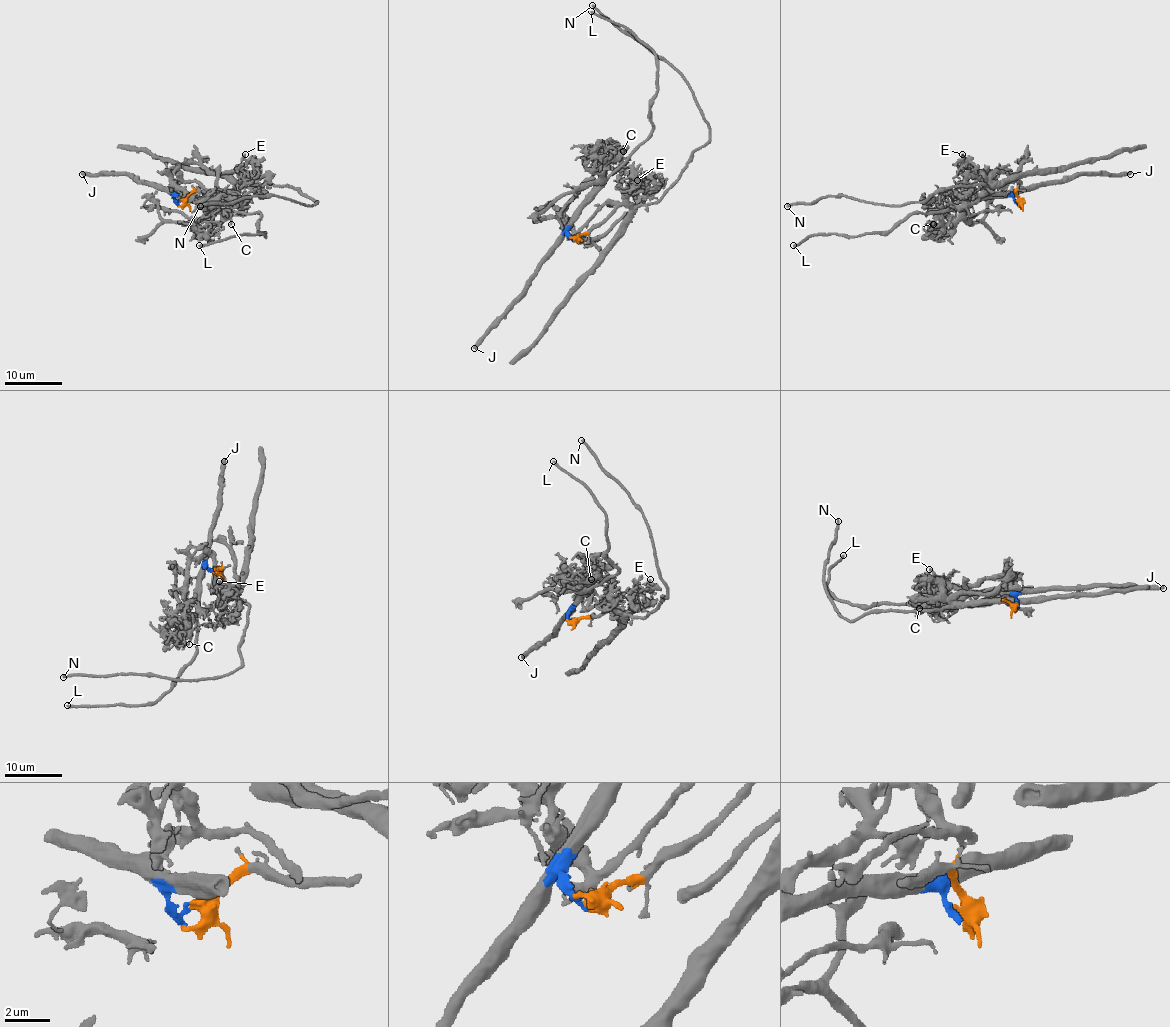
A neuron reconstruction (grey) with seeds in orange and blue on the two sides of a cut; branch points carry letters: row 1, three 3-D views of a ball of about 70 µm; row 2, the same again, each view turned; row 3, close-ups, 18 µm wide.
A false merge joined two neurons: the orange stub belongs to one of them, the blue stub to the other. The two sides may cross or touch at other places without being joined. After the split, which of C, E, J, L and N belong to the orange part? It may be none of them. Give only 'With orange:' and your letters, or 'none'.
With orange: E, N

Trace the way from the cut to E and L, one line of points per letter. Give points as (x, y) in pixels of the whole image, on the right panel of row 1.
E: (1022, 199), (1015, 192), (990, 192), (988, 181), (962, 153)
L: (1022, 199), (973, 198), (960, 208), (908, 214), (890, 230), (874, 234), (813, 234), (793, 246)

